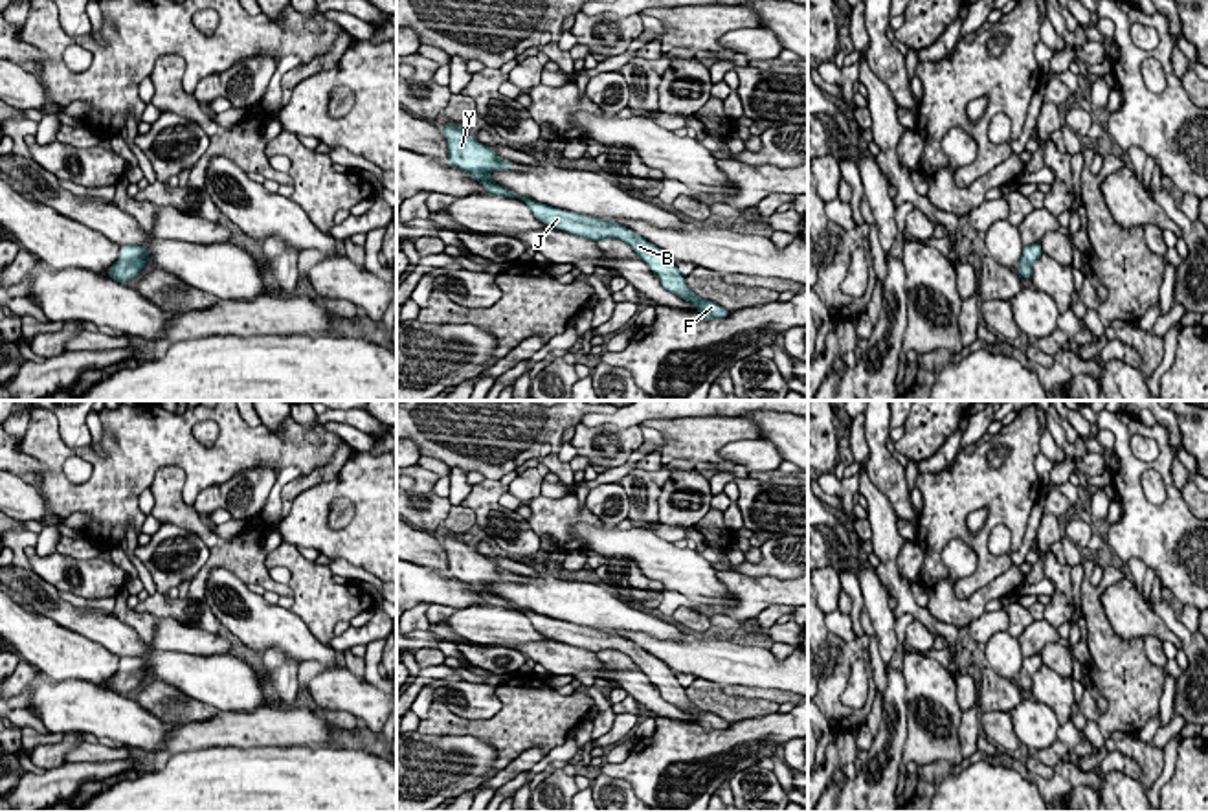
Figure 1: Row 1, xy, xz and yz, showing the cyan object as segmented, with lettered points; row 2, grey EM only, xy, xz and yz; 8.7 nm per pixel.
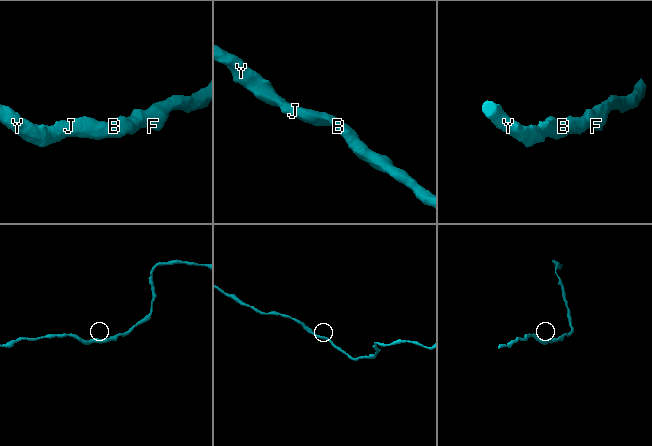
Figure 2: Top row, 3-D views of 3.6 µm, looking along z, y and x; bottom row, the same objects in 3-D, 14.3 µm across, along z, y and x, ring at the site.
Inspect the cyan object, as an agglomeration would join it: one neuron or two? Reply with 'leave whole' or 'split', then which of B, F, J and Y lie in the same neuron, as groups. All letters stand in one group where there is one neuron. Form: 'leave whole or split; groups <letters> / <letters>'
leave whole; groups B F J Y

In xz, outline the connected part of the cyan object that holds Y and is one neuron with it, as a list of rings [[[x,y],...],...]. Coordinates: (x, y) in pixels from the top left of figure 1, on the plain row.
[[[450,533],[442,536],[441,542],[448,557],[446,575],[468,584],[475,593],[485,597],[487,604],[505,606],[509,610],[525,614],[531,619],[532,626],[549,639],[556,639],[560,643],[567,643],[571,647],[578,647],[595,654],[600,650],[619,650],[626,654],[659,689],[665,702],[674,704],[696,716],[698,726],[701,726],[705,731],[729,729],[731,724],[727,720],[696,707],[687,696],[687,689],[677,682],[676,672],[650,652],[643,650],[641,647],[615,632],[597,630],[547,617],[492,593],[488,590],[492,582],[512,581],[512,575],[499,573],[494,560],[474,551],[457,535]]]

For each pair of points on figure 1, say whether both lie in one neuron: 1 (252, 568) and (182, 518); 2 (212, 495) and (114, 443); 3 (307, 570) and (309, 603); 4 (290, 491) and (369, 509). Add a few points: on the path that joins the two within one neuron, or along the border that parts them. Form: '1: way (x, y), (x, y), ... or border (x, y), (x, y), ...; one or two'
1: way (235, 555), (224, 553), (199, 528); one
2: border (241, 471), (221, 484), (204, 487), (193, 504); two
3: way (307, 577), (309, 596); one
4: border (338, 473), (307, 487), (283, 518); two

